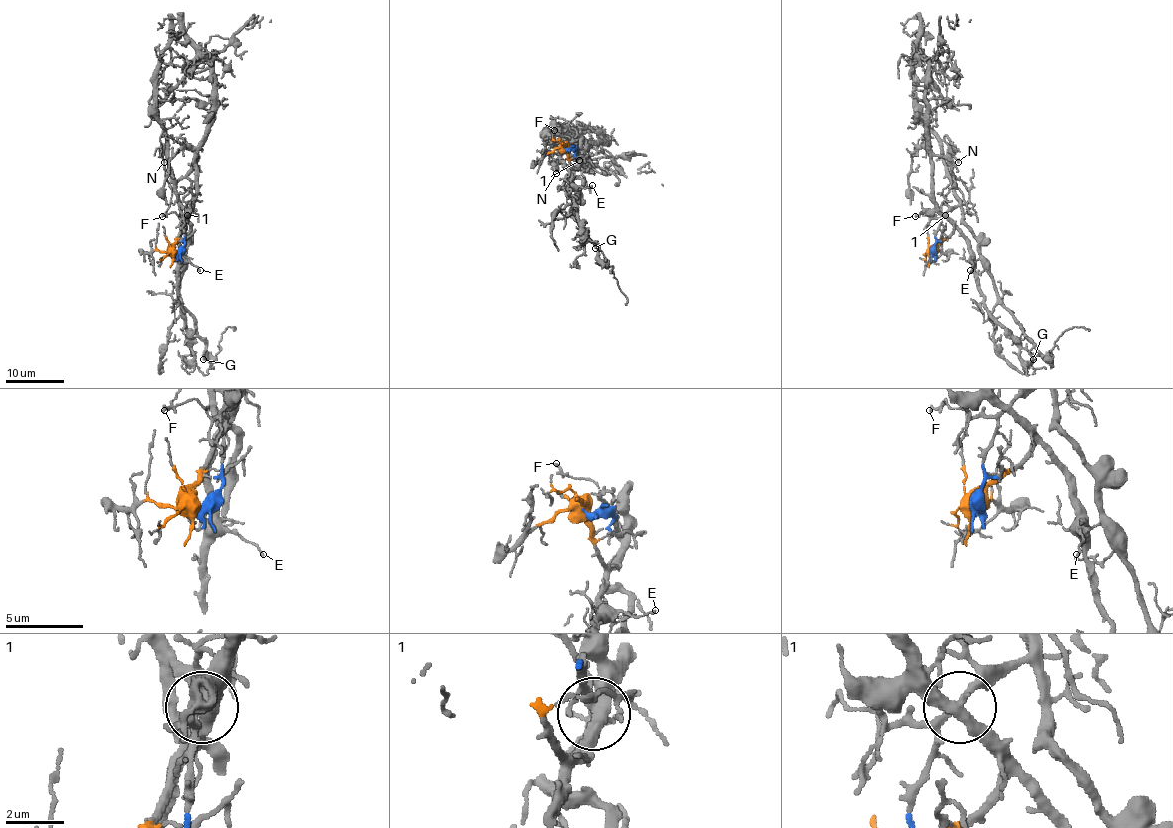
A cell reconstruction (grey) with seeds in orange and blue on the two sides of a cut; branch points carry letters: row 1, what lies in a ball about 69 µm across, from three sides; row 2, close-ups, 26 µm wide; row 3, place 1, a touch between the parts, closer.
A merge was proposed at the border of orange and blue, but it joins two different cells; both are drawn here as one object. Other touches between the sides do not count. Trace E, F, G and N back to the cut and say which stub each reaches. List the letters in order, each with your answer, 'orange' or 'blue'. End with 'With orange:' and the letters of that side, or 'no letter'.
E: orange
F: blue
G: blue
N: blue
With orange: E

